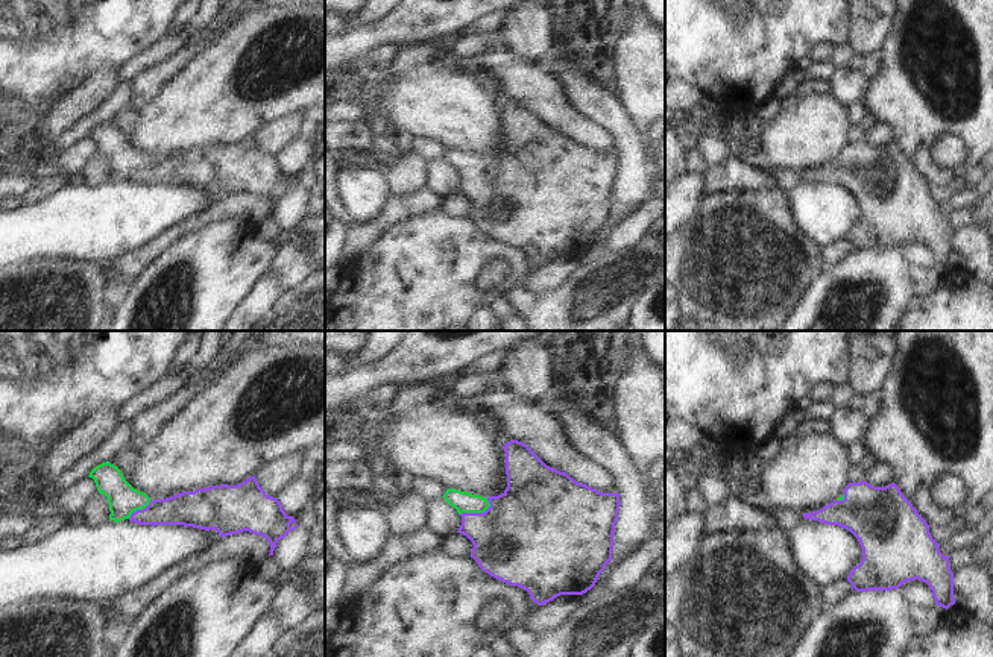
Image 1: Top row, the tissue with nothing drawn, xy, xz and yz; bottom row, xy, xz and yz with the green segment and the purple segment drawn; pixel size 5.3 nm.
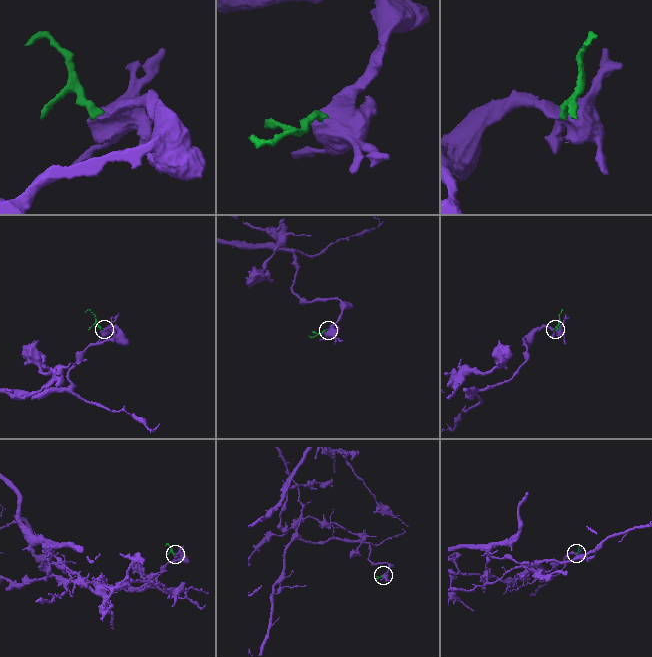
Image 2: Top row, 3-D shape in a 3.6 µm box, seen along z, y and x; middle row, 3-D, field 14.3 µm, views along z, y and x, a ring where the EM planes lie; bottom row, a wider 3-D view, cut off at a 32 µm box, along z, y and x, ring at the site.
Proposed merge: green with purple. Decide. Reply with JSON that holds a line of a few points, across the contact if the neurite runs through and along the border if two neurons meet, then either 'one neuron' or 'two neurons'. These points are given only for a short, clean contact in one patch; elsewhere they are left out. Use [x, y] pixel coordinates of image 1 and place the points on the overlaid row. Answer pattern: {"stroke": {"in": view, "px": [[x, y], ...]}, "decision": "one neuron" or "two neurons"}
{"stroke": {"in": "xz", "px": [[462, 501], [476, 512], [515, 537]]}, "decision": "one neuron"}

